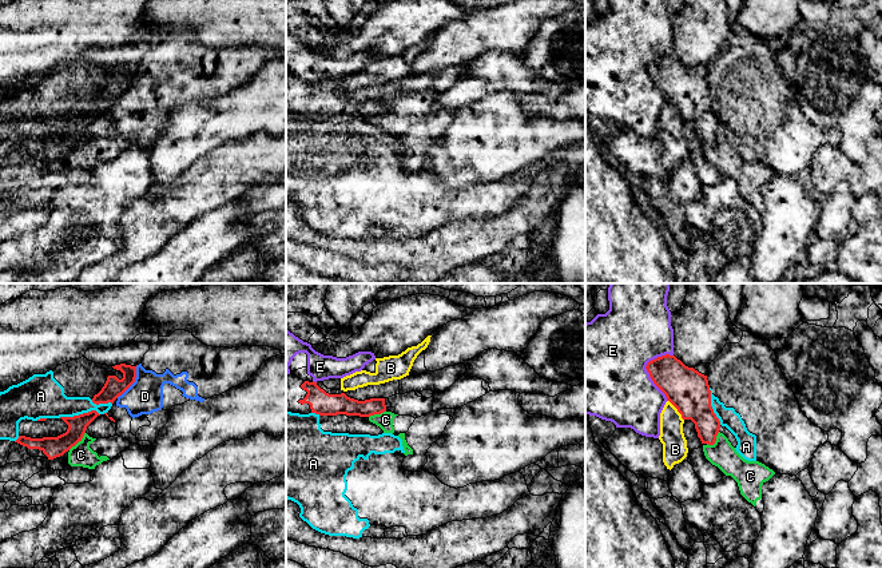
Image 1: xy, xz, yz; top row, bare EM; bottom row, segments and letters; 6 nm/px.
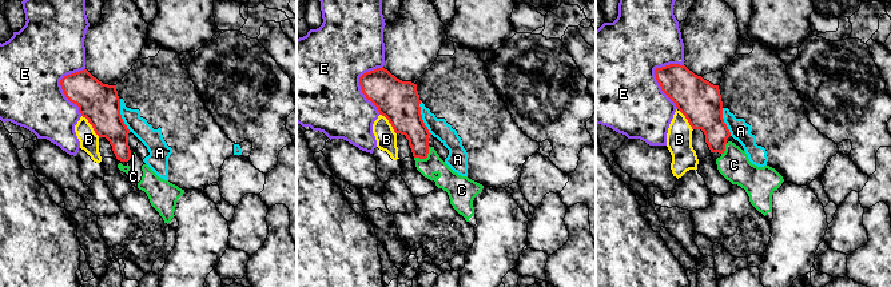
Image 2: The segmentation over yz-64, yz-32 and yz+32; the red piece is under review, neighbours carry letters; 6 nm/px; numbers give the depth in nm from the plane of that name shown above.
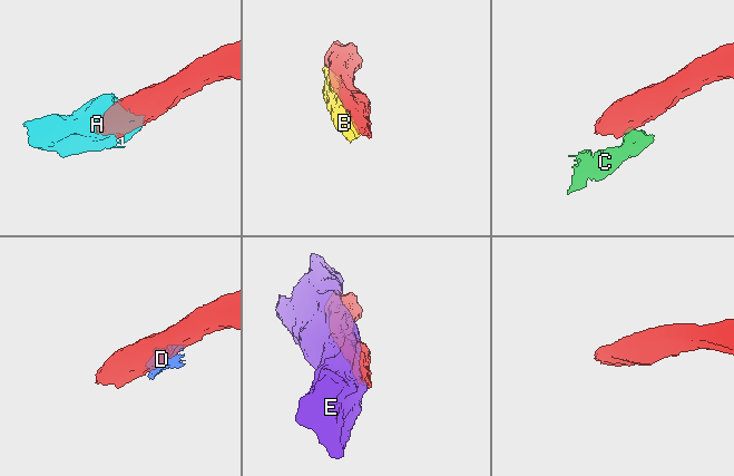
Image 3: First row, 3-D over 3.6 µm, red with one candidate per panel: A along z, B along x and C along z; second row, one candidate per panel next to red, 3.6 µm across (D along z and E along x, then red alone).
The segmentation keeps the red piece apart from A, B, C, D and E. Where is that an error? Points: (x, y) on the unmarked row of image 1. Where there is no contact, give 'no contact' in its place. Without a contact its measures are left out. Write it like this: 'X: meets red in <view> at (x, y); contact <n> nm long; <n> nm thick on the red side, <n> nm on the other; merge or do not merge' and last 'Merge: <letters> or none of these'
A: meets red in xy at (79, 115); contact 240 nm long; 130 nm thick on the red side, 260 nm on the other; do not merge
B: meets red in yz at (678, 111); contact 160 nm long; 260 nm thick on the red side, 150 nm on the other; do not merge
C: meets red in xy at (78, 142); contact 150 nm long; 130 nm thick on the red side, 140 nm on the other; do not merge
D: meets red in xy at (132, 83); contact 240 nm long; 120 nm thick on the red side, 220 nm on the other; do not merge
E: meets red in yz at (648, 72); contact 280 nm long; 240 nm thick on the red side, 480 nm on the other; do not merge
Merge: none of these

